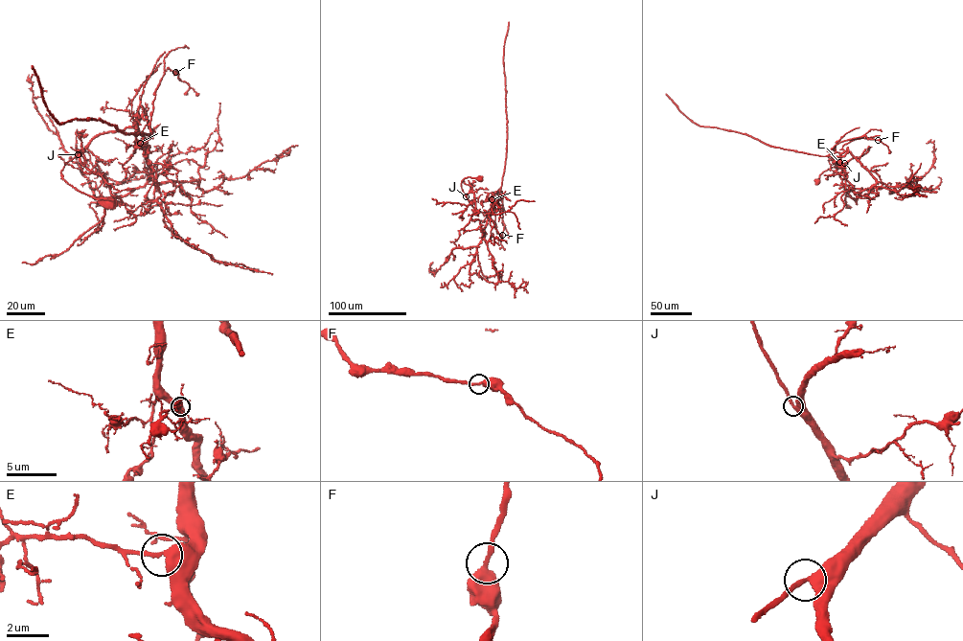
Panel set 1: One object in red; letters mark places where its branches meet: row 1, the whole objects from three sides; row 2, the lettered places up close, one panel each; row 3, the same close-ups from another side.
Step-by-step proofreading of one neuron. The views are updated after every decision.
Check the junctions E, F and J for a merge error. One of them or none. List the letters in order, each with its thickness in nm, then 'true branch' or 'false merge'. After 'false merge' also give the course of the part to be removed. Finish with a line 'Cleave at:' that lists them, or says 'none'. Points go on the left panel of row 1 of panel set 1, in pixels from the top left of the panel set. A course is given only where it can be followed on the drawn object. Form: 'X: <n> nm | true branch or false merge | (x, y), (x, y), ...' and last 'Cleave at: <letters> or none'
E: 400 nm | true branch
F: 360 nm | true branch
J: 360 nm | true branch
Cleave at: none

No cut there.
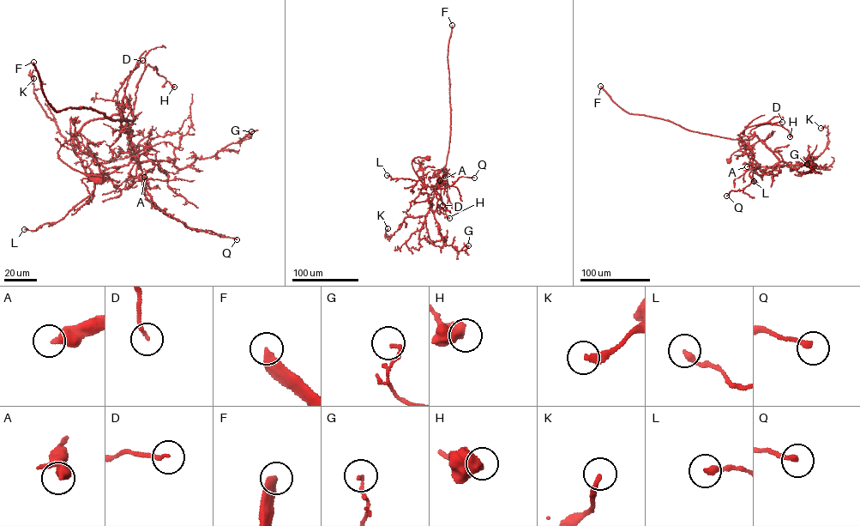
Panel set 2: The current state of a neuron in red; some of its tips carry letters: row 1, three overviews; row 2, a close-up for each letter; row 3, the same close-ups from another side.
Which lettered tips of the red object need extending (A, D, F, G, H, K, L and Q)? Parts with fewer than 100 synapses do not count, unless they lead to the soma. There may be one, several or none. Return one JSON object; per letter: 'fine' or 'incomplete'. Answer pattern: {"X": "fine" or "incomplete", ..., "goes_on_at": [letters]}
{"A": "fine", "D": "fine", "F": "incomplete", "G": "fine", "H": "fine", "K": "fine", "L": "fine", "Q": "fine", "goes_on_at": ["F"]}

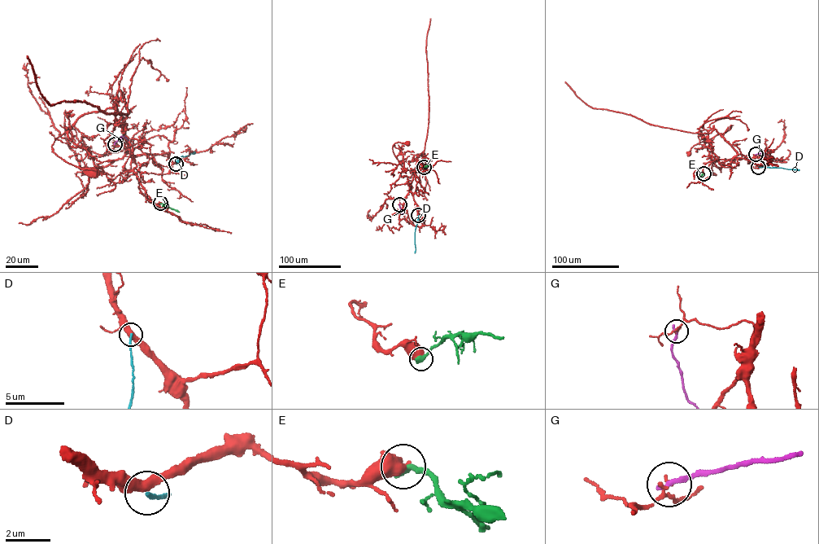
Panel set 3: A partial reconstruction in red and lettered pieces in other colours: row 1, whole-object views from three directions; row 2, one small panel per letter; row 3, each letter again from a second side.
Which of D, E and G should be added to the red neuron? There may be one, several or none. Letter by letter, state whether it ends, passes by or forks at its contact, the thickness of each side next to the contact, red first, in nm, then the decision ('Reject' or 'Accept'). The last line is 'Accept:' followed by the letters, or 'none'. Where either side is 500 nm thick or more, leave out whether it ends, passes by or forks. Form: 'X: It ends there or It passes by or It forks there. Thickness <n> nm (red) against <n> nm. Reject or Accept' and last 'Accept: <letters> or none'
D: It ends there. Thickness 440 nm (red) against 180 nm. Reject
E: Thickness 700 nm (red) against 420 nm. Reject
G: It ends there. Thickness 120 nm (red) against 280 nm. Reject
Accept: none

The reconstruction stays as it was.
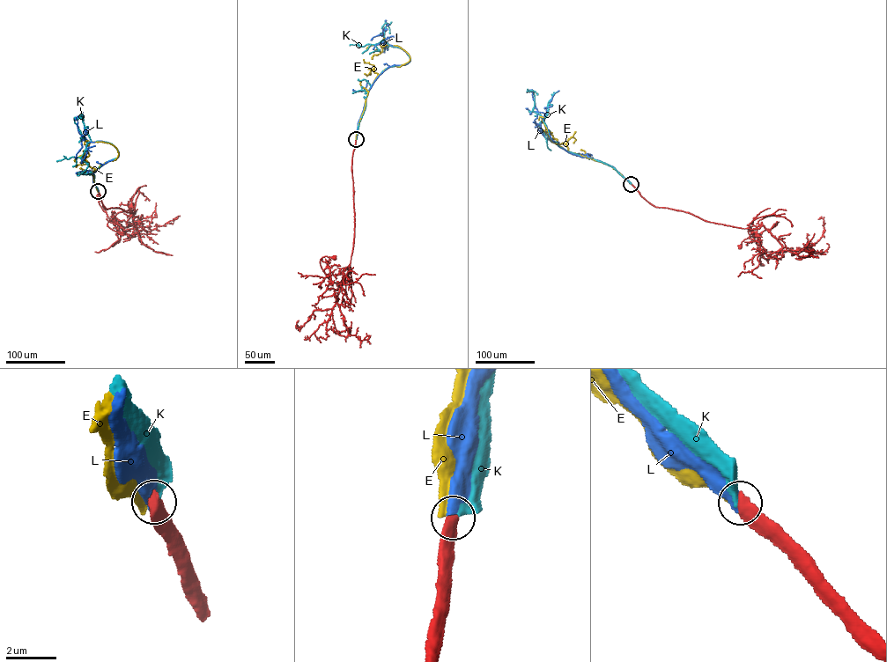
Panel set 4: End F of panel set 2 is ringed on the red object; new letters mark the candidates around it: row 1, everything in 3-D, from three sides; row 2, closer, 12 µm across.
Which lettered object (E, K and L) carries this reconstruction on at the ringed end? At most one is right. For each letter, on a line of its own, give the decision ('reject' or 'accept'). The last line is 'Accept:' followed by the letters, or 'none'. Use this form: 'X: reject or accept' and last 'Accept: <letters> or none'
E: reject
K: reject
L: accept
Accept: L

